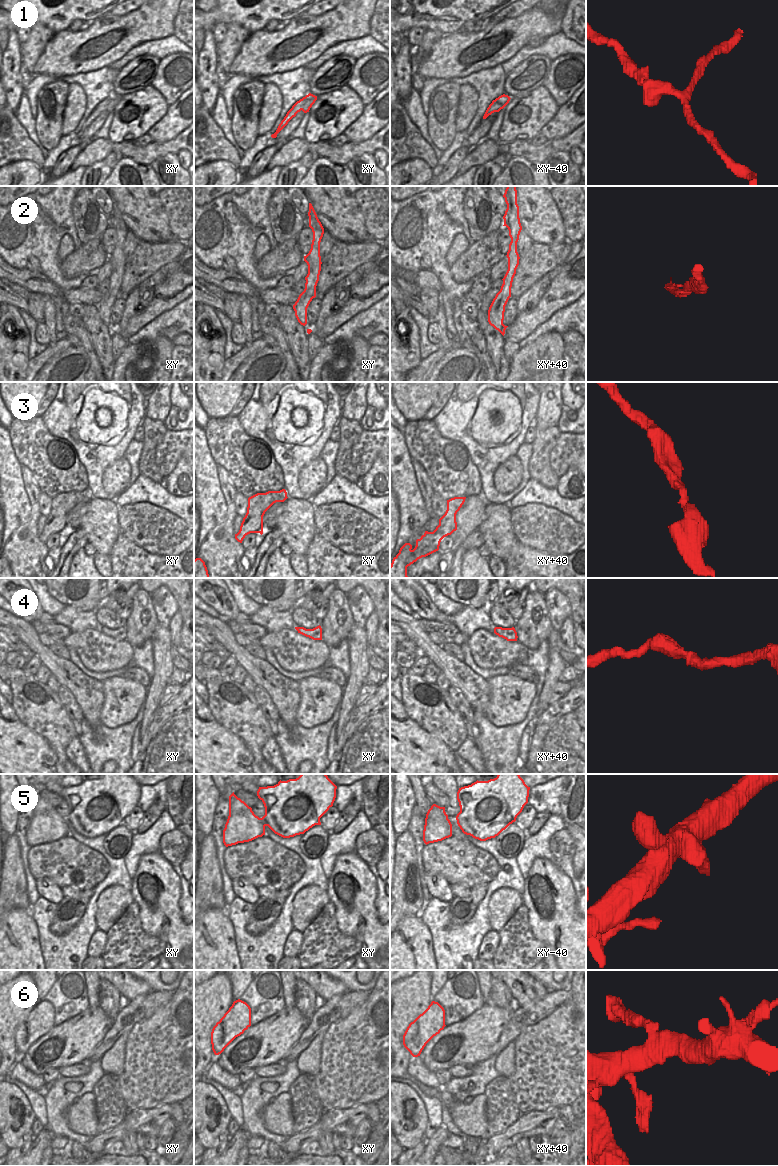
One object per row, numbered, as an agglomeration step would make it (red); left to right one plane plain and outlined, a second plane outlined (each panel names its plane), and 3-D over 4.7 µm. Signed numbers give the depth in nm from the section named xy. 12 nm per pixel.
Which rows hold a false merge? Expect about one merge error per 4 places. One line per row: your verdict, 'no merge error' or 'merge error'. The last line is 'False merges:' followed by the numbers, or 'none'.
1: merge error
2: no merge error
3: no merge error
4: no merge error
5: no merge error
6: no merge error
False merges: 1

